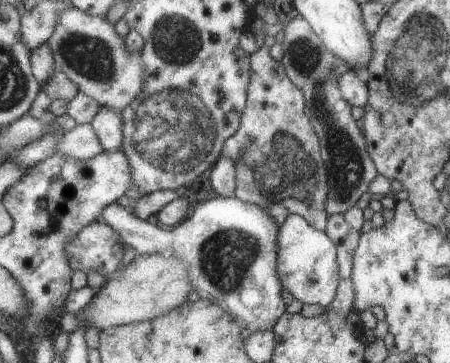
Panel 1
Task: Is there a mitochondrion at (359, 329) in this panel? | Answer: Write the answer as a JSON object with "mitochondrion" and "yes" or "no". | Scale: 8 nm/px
{"mitochondrion":"no"}

